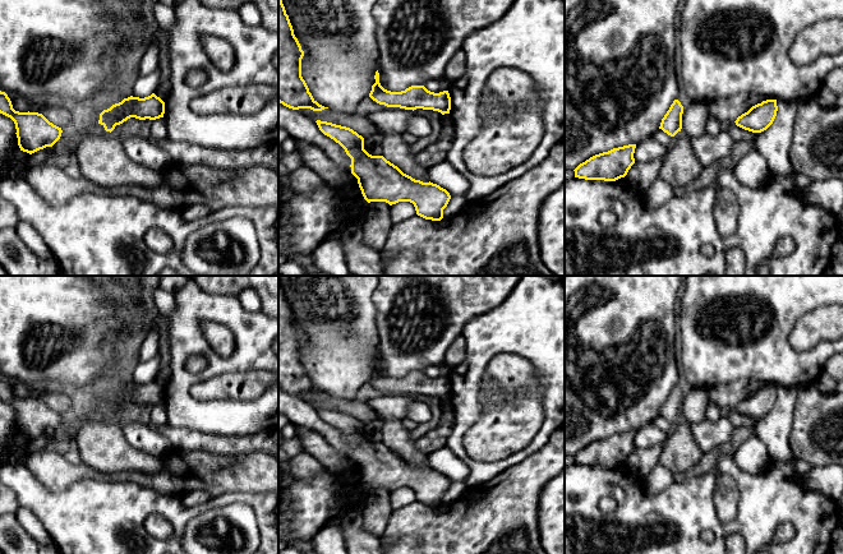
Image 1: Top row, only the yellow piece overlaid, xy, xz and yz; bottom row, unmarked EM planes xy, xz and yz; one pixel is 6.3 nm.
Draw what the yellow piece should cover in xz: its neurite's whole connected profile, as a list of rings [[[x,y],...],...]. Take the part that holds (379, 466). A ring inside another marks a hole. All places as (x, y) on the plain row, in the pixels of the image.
[[[315,407],[319,416],[338,429],[351,444],[351,460],[358,465],[364,485],[414,490],[416,500],[432,507],[443,504],[450,479],[433,468],[423,468],[404,460],[383,442],[372,442],[364,435],[364,424],[350,414],[327,407]]]

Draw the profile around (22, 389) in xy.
[[[6,379],[11,387],[13,394],[19,398],[36,398],[49,389],[49,386],[18,382],[14,379]]]

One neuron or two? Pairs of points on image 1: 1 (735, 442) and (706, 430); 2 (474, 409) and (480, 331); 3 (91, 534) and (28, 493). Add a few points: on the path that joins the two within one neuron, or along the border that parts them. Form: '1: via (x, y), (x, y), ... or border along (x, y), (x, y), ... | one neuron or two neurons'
1: border along (735, 428), (726, 443), (704, 453) | two neurons
2: via (473, 389), (473, 368), (480, 350) | one neuron
3: via (75, 518), (61, 515), (44, 503) | one neuron

